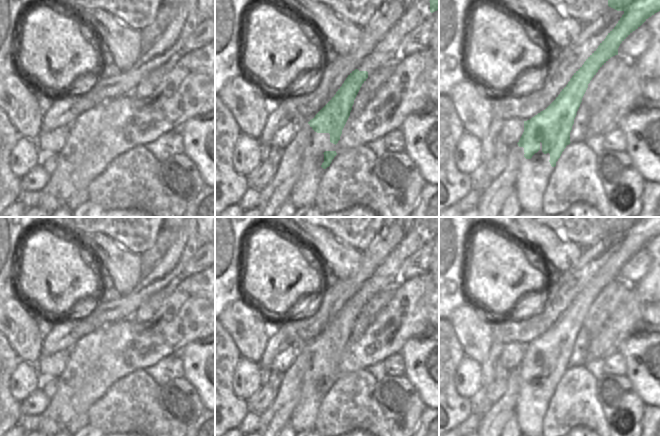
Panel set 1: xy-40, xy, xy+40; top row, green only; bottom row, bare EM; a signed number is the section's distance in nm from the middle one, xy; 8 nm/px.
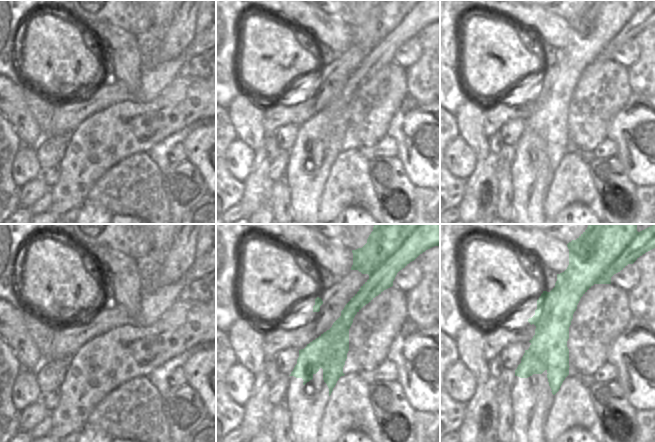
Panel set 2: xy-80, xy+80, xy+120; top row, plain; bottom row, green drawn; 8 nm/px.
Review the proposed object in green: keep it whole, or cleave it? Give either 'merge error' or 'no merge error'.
merge error

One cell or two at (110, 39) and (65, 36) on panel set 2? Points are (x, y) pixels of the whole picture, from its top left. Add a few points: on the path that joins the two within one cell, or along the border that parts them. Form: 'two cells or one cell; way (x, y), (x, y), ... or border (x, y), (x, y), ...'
two cells; border (79, 22), (94, 36), (102, 53)

